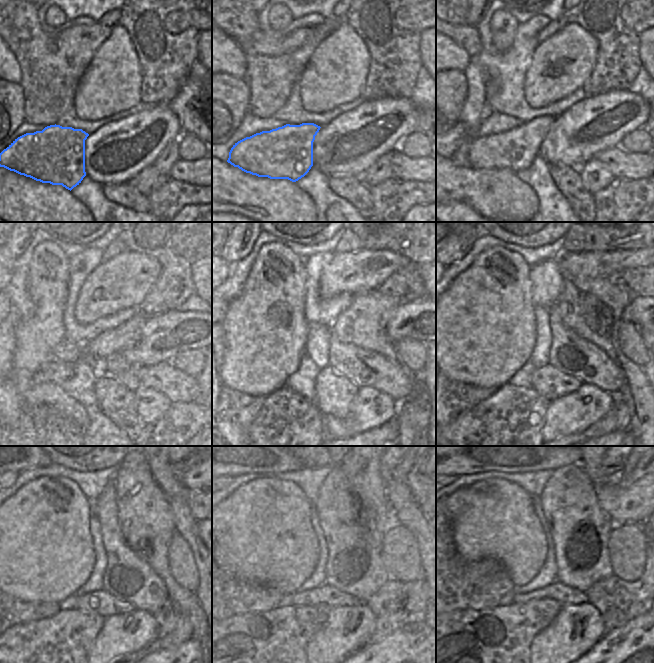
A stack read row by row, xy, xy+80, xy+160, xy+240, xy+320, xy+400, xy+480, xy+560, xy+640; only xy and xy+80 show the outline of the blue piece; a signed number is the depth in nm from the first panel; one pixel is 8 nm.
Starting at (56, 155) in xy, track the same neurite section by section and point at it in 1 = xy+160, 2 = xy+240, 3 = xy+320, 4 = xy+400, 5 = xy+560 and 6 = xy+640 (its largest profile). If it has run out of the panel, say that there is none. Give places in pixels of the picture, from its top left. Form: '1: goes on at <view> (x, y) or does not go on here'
1: goes on at xy+160 (515, 149)
2: goes on at xy+240 (124, 336)
3: goes on at xy+320 (364, 323)
4: goes on at xy+400 (593, 310)
5: goes on at xy+560 (360, 466)
6: goes on at xy+640 (592, 466)

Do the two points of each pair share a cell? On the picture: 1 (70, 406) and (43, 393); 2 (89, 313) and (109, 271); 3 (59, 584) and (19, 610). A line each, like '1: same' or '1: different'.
1: same
2: same
3: different

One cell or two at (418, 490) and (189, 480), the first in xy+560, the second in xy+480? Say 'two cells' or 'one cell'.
one cell

